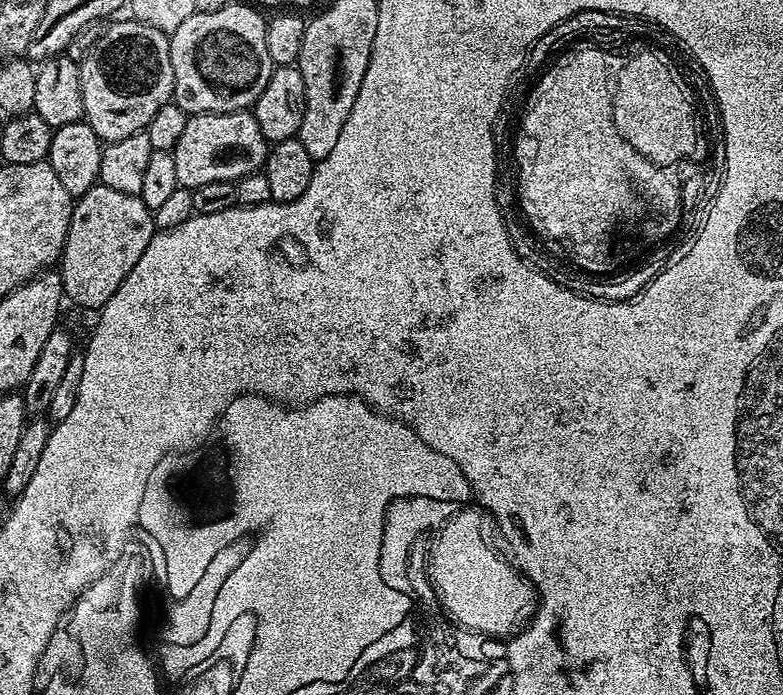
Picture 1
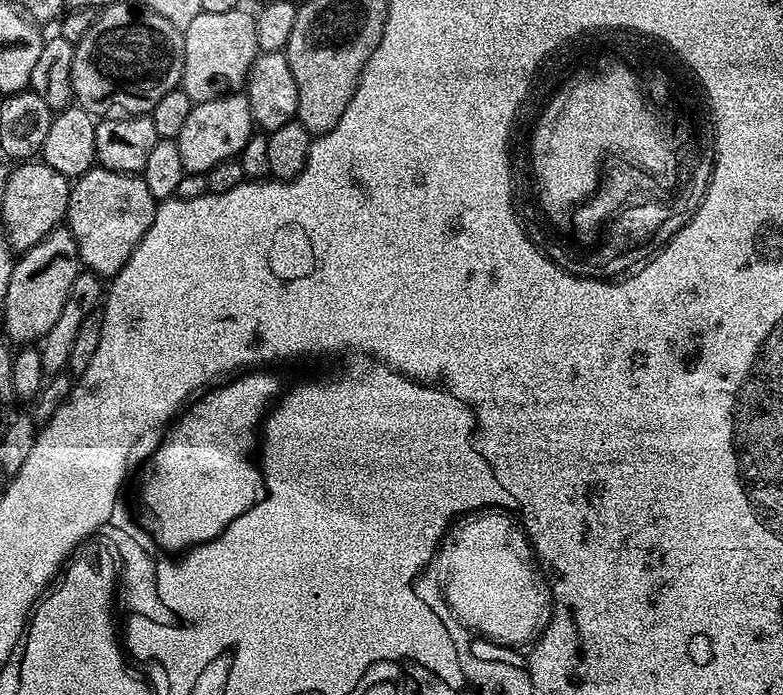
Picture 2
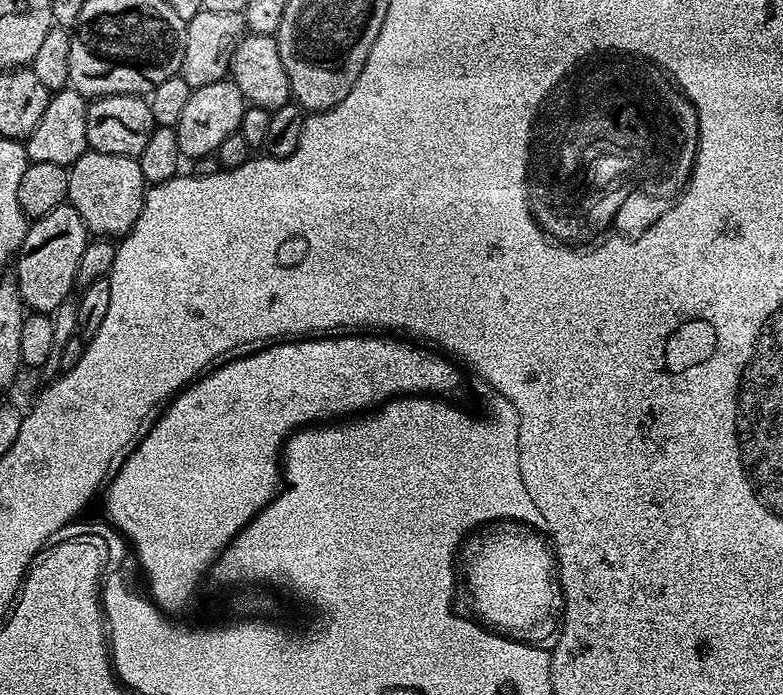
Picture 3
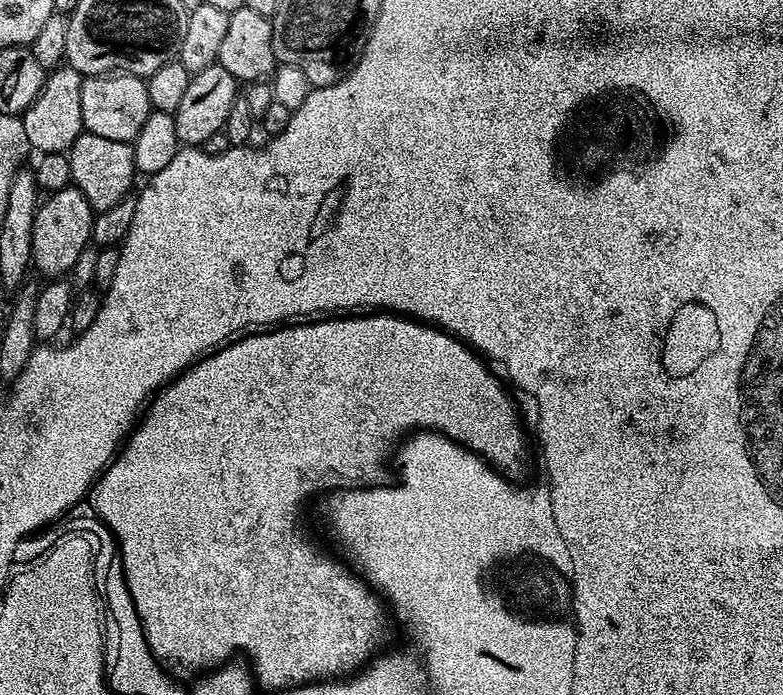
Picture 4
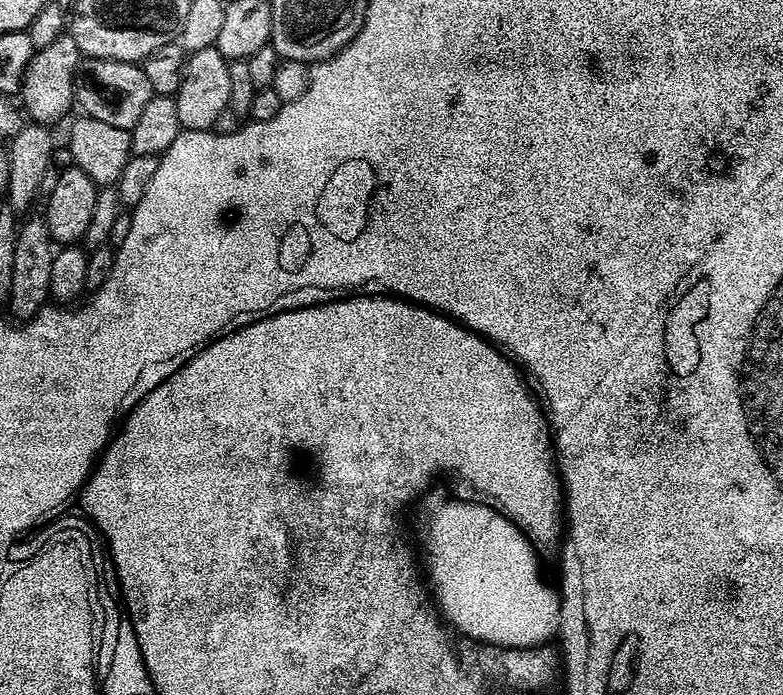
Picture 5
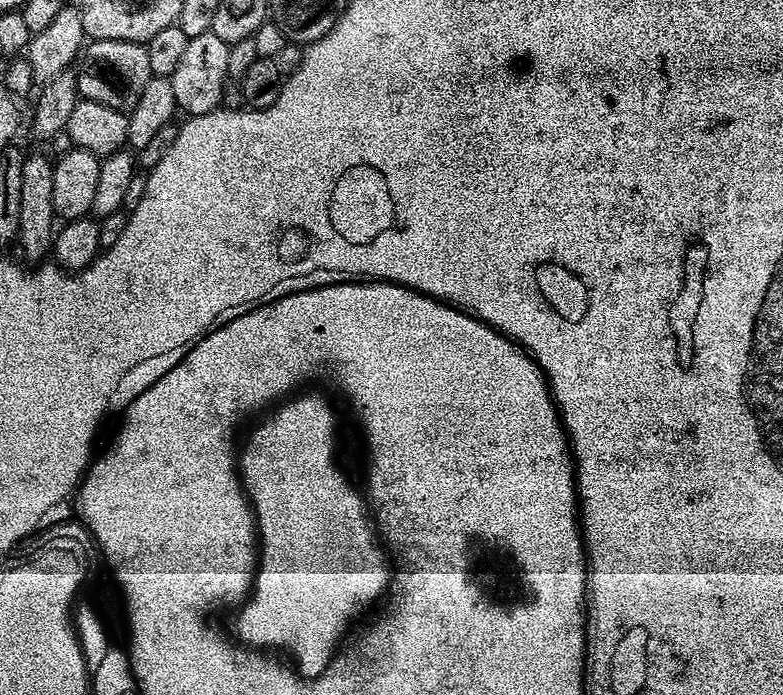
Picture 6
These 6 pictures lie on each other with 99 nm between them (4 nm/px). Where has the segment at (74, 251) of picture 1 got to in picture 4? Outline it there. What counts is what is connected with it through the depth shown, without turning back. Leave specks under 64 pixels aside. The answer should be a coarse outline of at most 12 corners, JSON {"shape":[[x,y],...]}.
{"shape":[[83,131],[66,155],[93,213],[133,191],[131,143]]}

